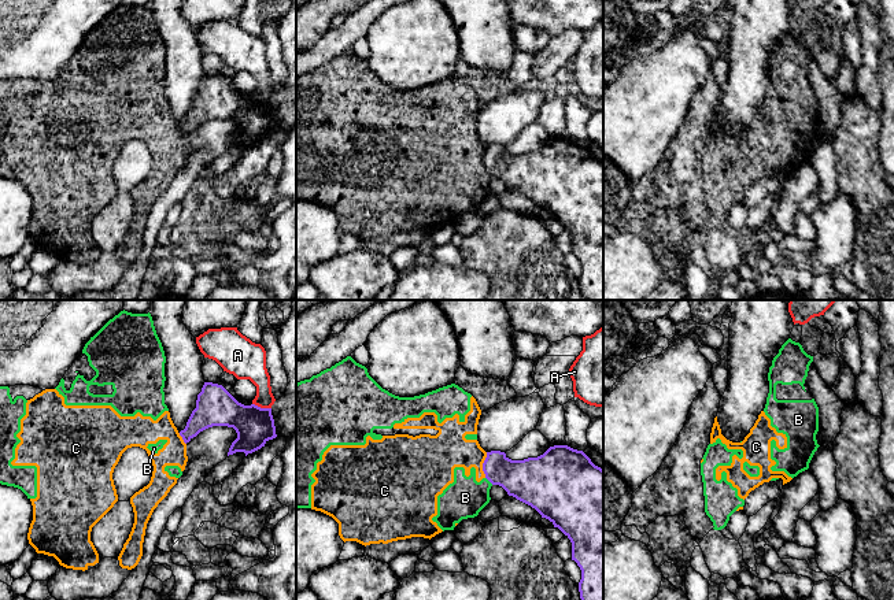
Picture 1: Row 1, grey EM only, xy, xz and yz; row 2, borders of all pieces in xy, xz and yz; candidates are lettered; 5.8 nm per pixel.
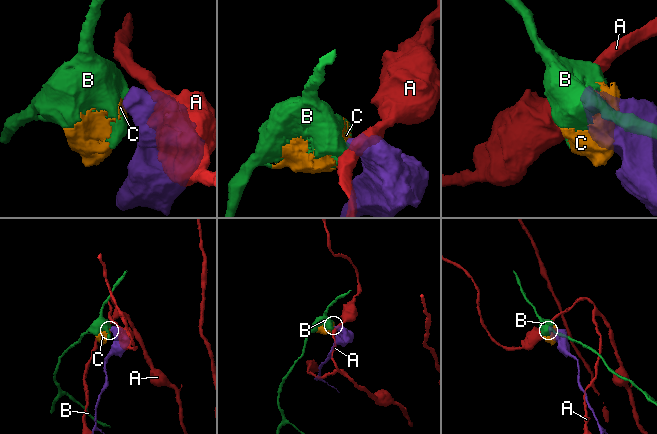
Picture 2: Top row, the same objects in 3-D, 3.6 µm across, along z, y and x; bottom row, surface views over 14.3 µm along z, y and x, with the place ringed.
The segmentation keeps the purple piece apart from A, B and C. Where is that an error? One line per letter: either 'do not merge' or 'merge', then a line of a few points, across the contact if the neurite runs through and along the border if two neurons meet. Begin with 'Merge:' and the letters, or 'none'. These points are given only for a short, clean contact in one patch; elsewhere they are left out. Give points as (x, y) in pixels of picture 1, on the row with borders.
Merge: none
A: do not merge; line xy (252, 403), (270, 408)
B: do not merge; line xz (486, 477), (492, 484)
C: do not merge; line xz (487, 452), (483, 460), (484, 477)

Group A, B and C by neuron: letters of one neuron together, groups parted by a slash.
A / B C

